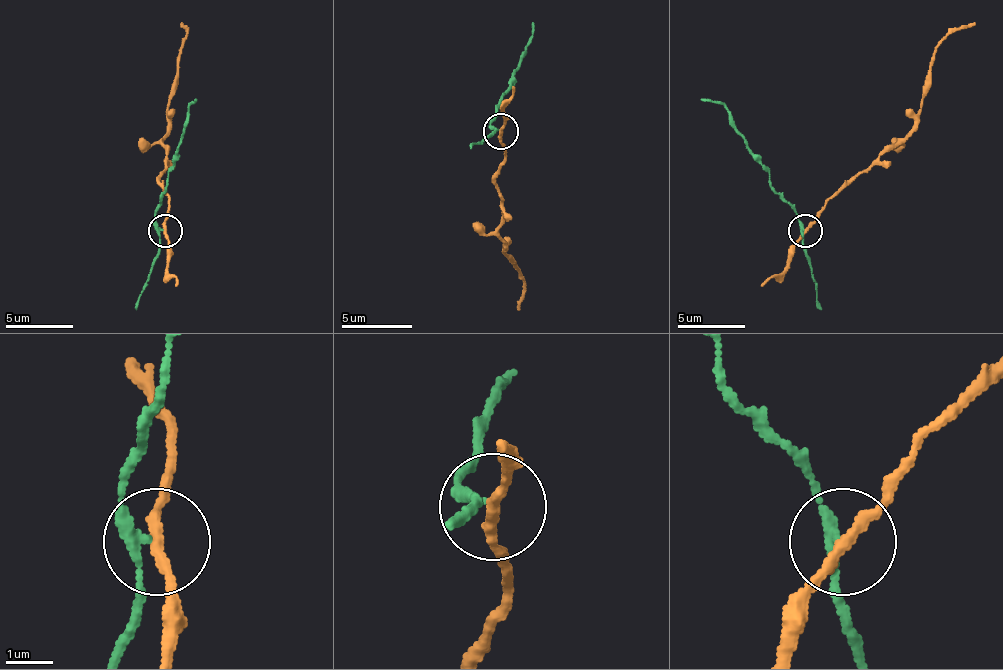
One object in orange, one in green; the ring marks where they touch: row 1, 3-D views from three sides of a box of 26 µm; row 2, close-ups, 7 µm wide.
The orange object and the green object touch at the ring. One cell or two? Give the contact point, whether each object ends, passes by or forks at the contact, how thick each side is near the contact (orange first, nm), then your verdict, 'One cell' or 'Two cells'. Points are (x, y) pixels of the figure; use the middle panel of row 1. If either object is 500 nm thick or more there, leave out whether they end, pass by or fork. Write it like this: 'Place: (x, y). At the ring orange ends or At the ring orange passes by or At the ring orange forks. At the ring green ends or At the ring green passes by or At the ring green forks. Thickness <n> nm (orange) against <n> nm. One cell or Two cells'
Place: (501, 131). At the ring orange passes by. At the ring green passes by. Thickness 240 nm (orange) against 220 nm. Two cells

